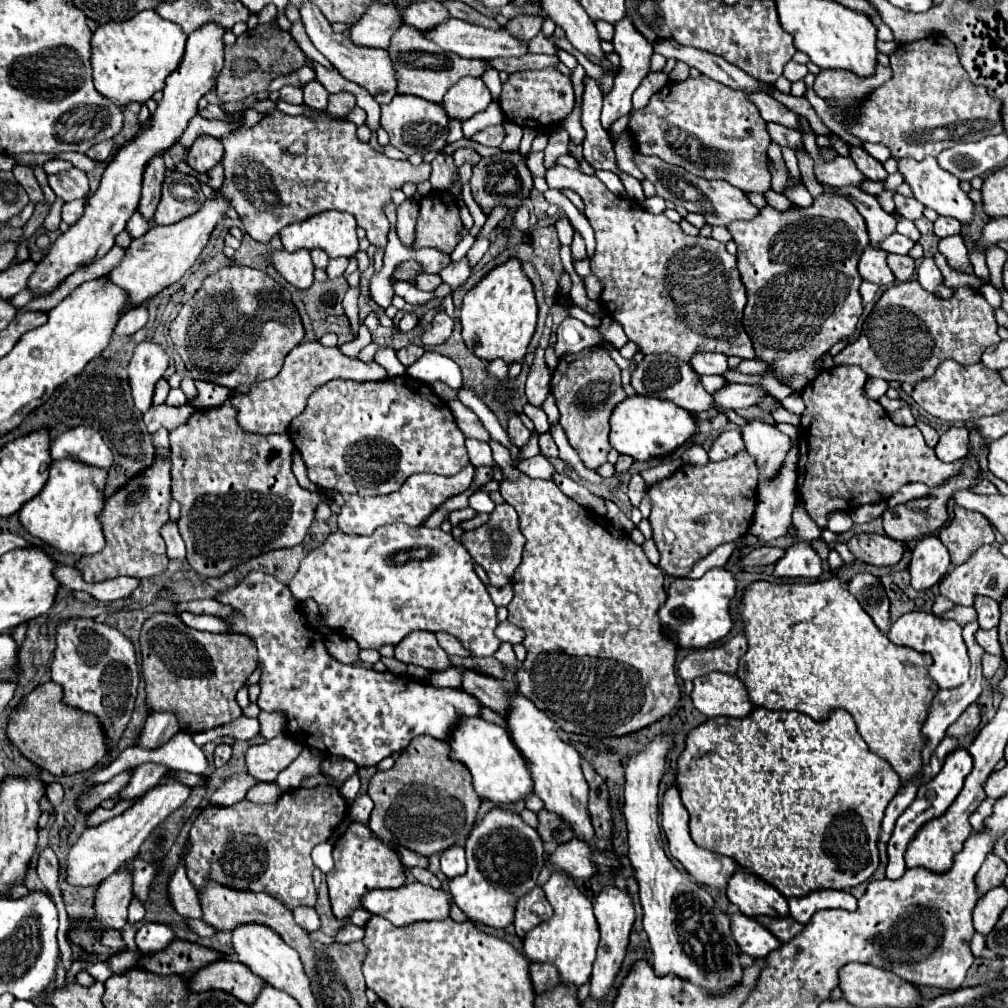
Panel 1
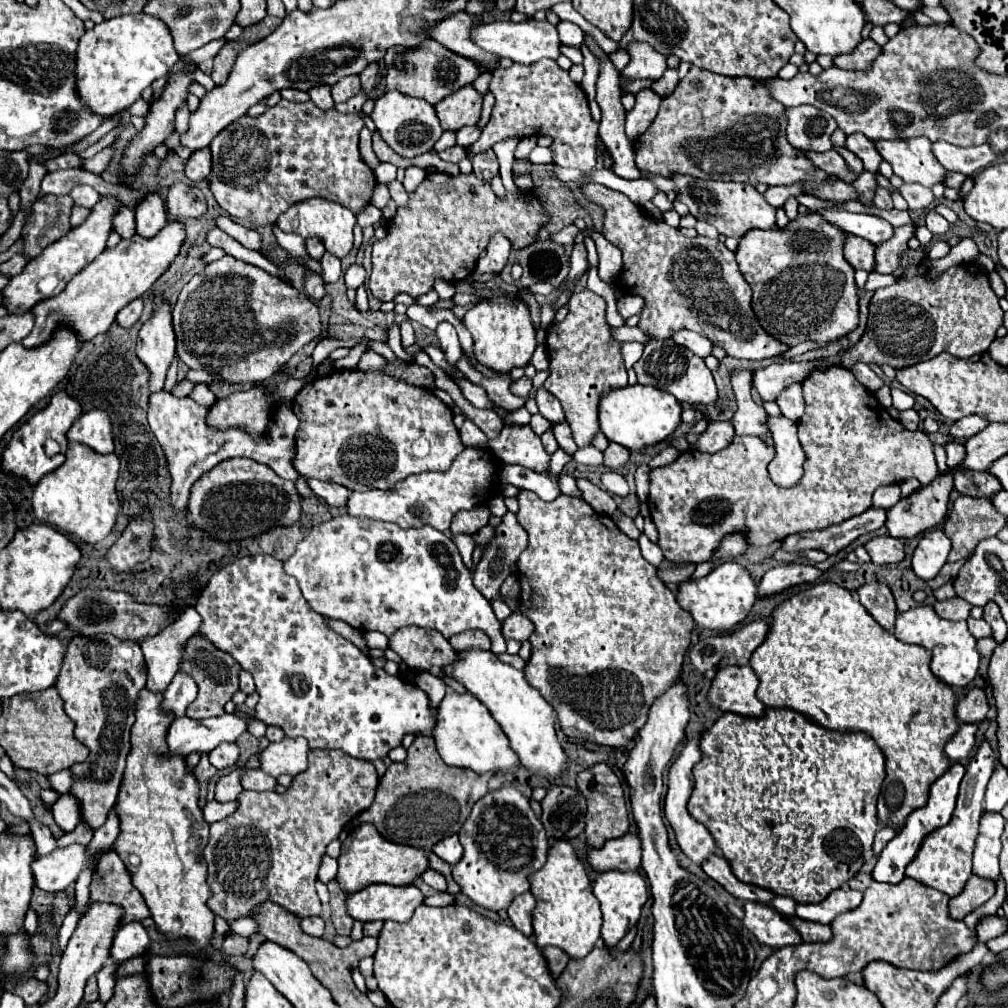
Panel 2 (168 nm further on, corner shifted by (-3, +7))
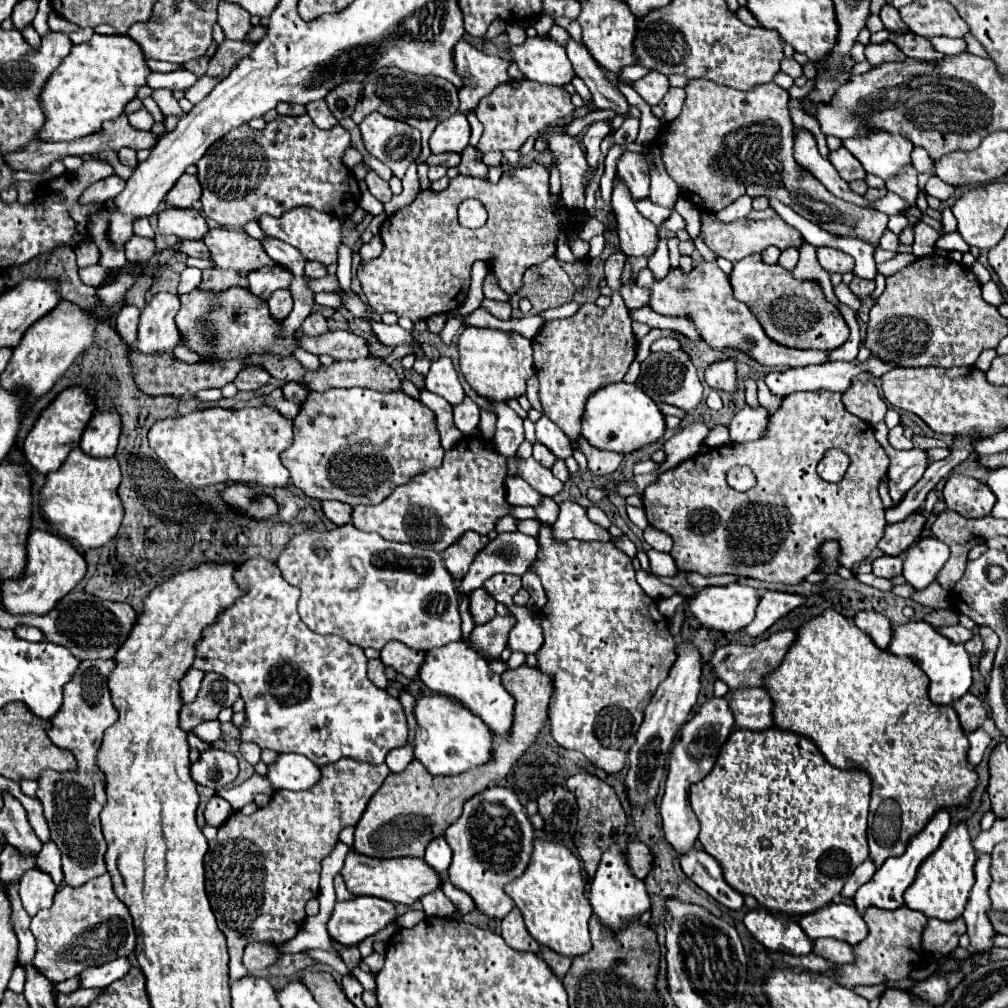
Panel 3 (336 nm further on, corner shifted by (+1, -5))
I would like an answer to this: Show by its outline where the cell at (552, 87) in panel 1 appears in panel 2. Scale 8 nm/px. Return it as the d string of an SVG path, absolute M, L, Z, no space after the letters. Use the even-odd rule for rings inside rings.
M540 59L534 65L514 63L508 69L498 67L498 71L492 73L490 93L496 99L492 117L482 129L480 139L470 147L468 159L472 159L474 153L486 151L494 143L510 137L548 135L552 139L552 159L558 167L572 167L580 171L594 169L598 123L592 121L586 93L570 79L568 71L558 67L556 61Z

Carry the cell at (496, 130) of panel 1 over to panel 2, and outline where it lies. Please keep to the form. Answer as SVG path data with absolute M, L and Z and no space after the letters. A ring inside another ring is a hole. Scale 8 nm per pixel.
M474 125L474 127L458 129L458 133L456 133L456 145L460 145L460 147L468 147L468 145L472 145L472 143L478 139L480 131L482 131L482 129L478 129L476 125Z

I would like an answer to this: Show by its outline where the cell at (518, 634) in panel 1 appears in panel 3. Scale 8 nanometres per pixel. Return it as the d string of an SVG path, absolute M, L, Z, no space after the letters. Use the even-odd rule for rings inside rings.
M496 595L492 596L498 603L510 607L510 611L516 617L516 625L510 629L510 635L508 635L508 649L522 651L522 653L536 653L544 641L538 617L532 615L530 609L515 605L511 597L510 601L500 601Z

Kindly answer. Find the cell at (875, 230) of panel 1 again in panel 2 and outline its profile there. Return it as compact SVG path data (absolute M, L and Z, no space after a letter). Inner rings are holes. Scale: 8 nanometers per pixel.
M862 173L854 183L852 183L854 187L856 187L856 191L862 195L862 203L870 203L870 195L874 195L874 191L876 191L876 187L878 187L878 183L876 183L876 177L872 175L872 173Z

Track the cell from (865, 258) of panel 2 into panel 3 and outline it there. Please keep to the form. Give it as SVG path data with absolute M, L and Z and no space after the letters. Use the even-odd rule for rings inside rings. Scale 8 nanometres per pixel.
M820 247L818 251L818 263L822 265L822 269L826 269L828 273L852 273L854 271L854 259L838 249L830 249L830 247Z

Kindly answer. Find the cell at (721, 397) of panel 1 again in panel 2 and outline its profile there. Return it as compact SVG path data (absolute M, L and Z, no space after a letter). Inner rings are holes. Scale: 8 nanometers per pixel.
M840 353L822 357L822 359L810 359L810 361L782 361L782 363L772 363L764 369L758 369L754 373L754 387L758 389L760 397L764 401L774 401L776 395L792 385L792 383L802 383L806 377L810 377L814 371L826 371L828 367L842 365Z

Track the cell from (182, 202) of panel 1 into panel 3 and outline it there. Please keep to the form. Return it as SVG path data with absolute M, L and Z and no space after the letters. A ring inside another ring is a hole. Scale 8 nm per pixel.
M166 207L158 213L158 231L162 235L176 235L180 239L202 239L208 225L198 209Z

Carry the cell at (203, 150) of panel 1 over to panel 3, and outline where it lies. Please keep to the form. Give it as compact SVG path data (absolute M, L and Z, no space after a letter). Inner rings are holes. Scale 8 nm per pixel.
M182 175L178 183L170 189L166 195L166 203L172 207L194 207L196 201L200 199L200 183L196 175Z

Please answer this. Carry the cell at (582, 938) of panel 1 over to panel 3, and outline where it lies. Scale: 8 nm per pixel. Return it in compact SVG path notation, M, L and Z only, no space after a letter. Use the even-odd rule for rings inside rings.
M536 839L530 867L524 871L524 875L508 883L504 891L514 899L516 907L524 915L524 923L530 935L542 947L550 947L552 951L566 957L578 957L590 951L592 943L588 935L588 921L592 917L592 907L584 897L580 861L562 843Z

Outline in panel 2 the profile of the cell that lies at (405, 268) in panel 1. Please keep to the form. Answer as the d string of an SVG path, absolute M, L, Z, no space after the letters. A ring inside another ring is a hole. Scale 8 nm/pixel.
M430 173L410 193L408 203L398 207L394 219L388 221L388 235L374 241L368 289L378 301L394 301L398 293L410 297L426 295L438 279L456 283L470 277L478 255L496 231L512 241L512 249L524 249L536 241L538 231L546 225L548 217L536 187L520 193L508 191L504 197L496 197L490 183L482 183L474 173L460 173L458 177Z

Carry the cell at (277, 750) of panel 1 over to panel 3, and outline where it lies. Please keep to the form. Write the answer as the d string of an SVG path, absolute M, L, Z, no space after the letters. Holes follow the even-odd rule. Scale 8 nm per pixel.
M280 753L278 759L268 765L268 779L274 789L302 791L320 779L320 769L304 755Z

